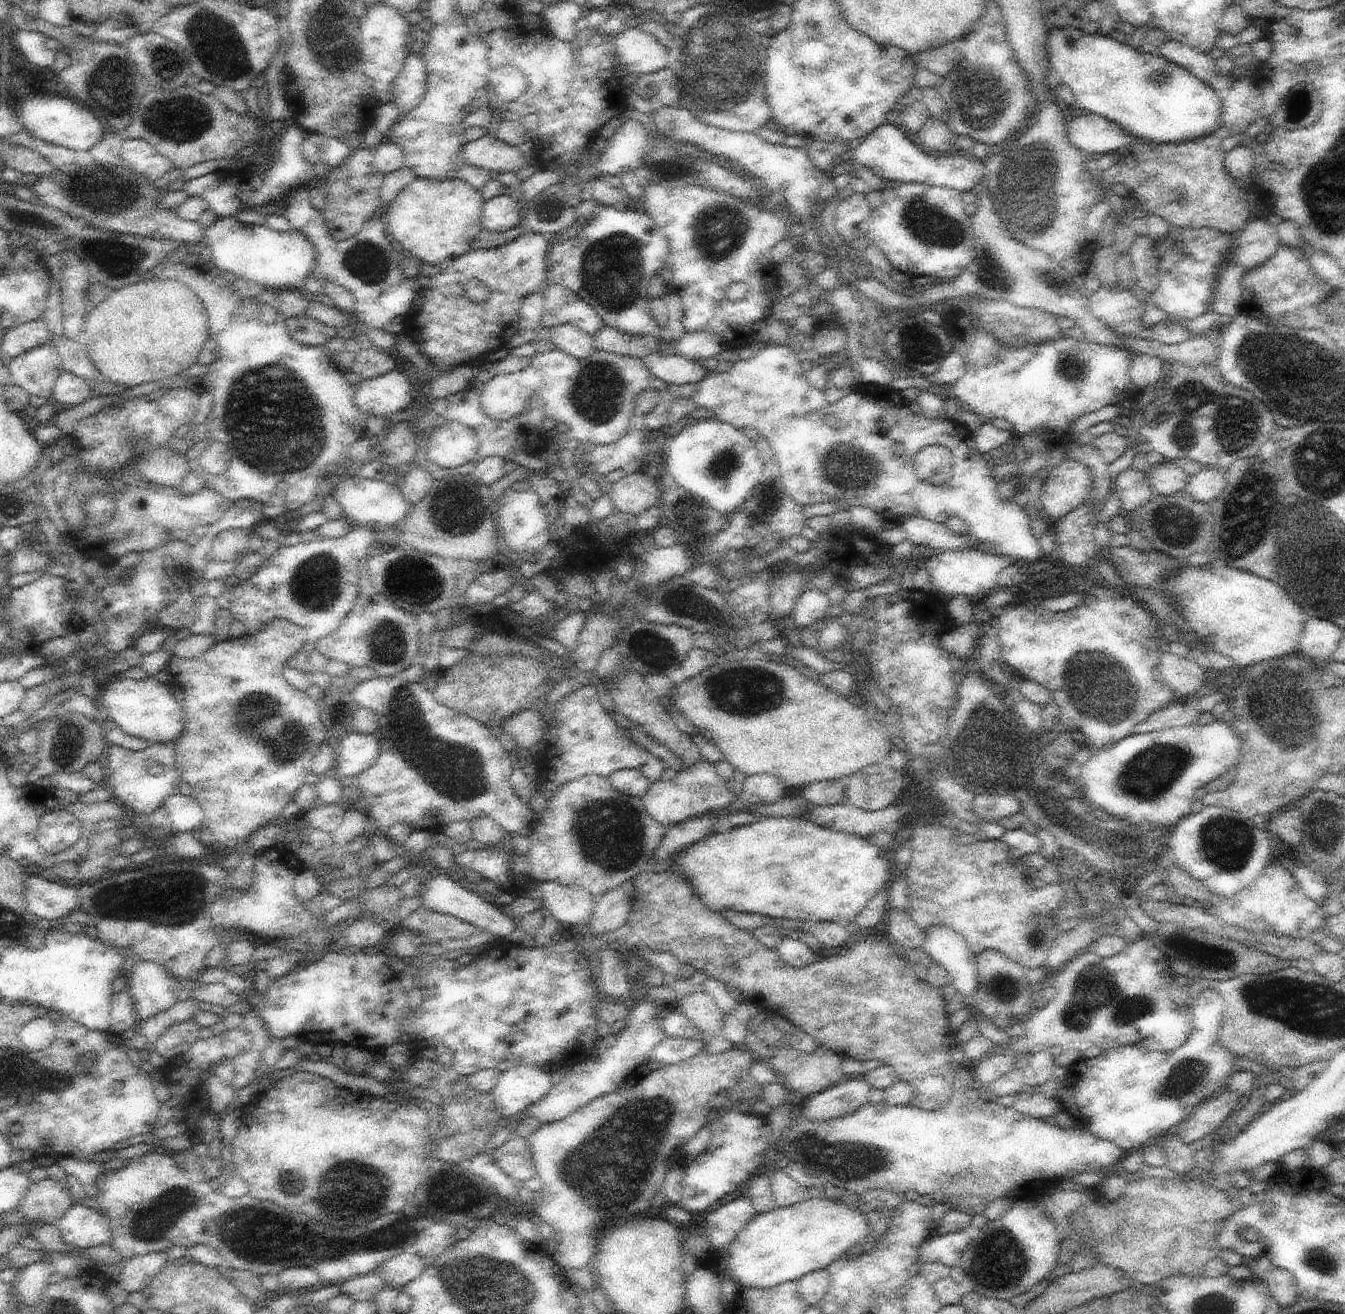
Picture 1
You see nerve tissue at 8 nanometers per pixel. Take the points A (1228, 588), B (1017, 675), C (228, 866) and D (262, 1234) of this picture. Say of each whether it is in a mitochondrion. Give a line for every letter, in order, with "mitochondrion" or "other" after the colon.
A: other
B: other
C: other
D: mitochondrion

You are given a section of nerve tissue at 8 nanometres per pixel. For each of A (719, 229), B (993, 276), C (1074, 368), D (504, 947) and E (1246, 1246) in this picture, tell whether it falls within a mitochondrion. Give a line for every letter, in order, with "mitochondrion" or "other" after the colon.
A: mitochondrion
B: mitochondrion
C: mitochondrion
D: other
E: other

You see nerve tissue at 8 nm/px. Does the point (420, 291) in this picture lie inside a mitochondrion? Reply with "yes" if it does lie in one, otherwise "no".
no

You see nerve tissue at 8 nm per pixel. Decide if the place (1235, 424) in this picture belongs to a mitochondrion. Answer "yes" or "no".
yes

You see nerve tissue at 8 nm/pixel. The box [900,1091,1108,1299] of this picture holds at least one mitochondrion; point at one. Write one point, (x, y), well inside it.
(1000, 1254)

